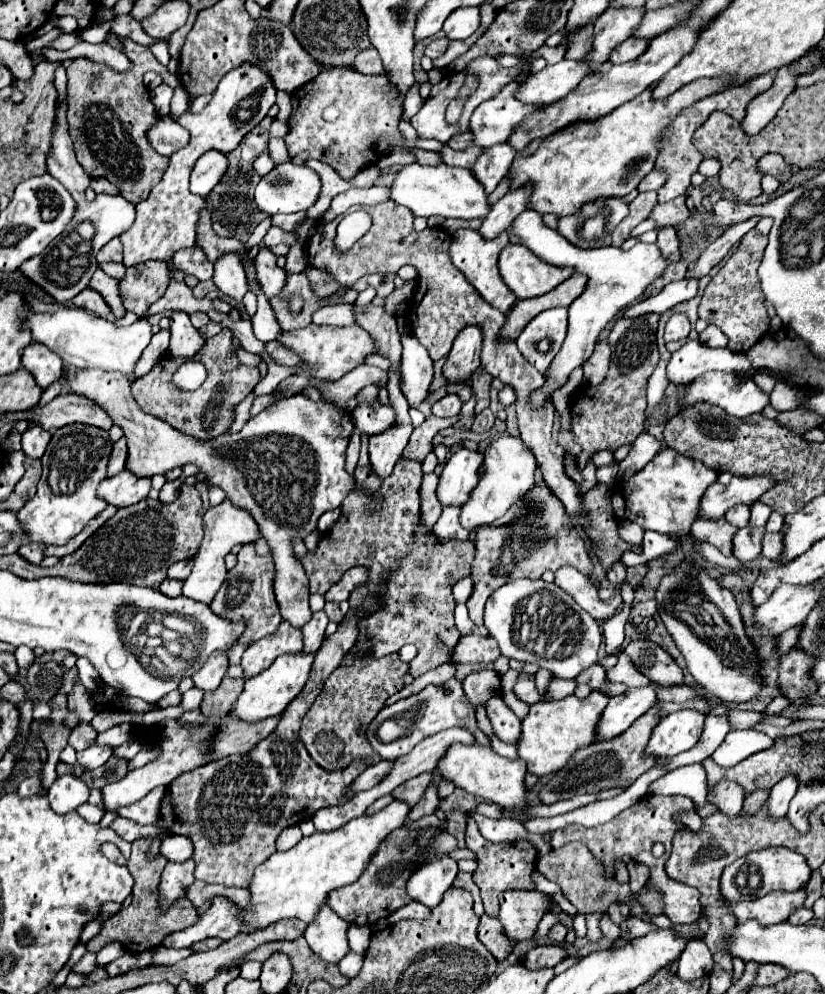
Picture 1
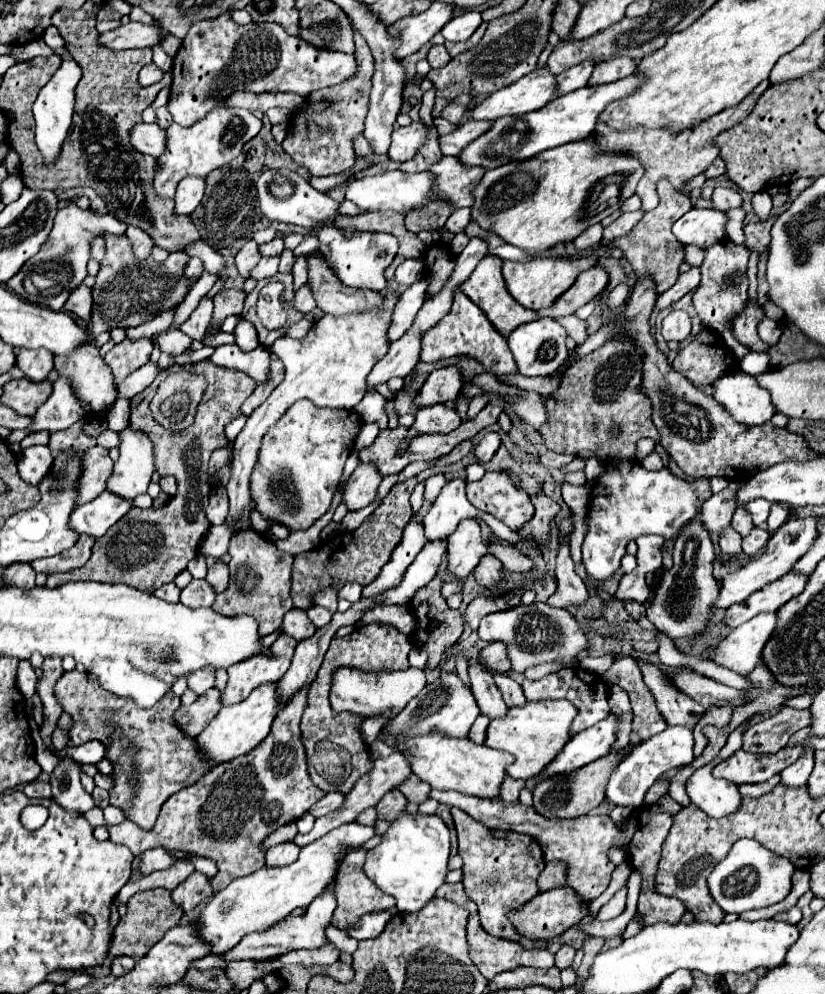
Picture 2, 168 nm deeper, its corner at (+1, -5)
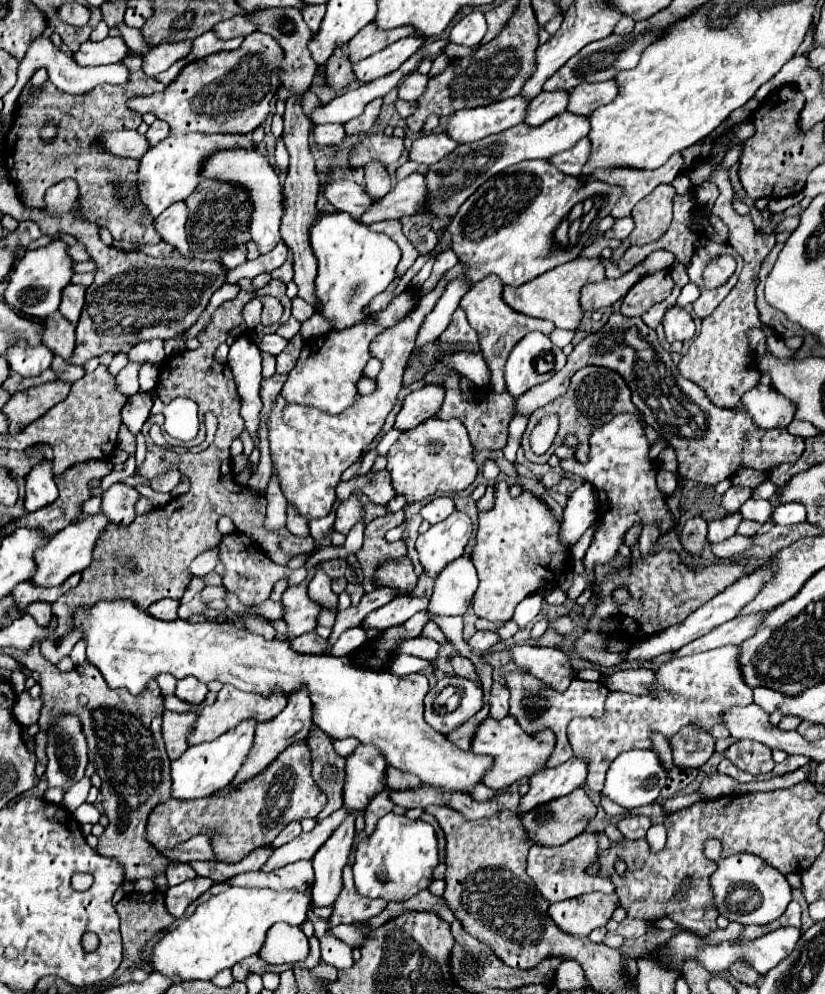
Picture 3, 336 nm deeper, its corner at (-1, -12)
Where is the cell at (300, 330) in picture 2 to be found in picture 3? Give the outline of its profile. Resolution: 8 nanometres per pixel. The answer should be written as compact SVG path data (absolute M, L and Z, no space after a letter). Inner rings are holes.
M266 335L260 343L256 343L256 347L258 347L262 353L268 353L268 355L272 355L272 357L278 357L278 355L284 351L286 345L288 345L288 341L282 339L282 337L278 337L278 335Z

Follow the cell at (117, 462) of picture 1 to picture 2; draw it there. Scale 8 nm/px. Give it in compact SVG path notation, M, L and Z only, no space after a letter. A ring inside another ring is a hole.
M94 446L84 454L82 478L80 478L80 500L78 504L94 500L98 494L104 492L108 478L112 476L112 458L108 450L102 446Z

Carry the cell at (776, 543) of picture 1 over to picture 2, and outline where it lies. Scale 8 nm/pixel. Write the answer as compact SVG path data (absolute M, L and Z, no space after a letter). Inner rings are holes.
M754 528L754 530L744 538L744 544L742 544L744 554L748 554L748 556L758 556L758 554L764 550L768 538L770 538L770 532L768 532L768 530L764 530L764 528Z

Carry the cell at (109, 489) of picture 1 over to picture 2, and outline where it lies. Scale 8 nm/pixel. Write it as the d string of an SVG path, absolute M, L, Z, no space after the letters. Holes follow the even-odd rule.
M104 490L92 502L86 502L86 504L78 506L78 510L72 512L70 526L78 534L86 532L86 534L92 534L94 538L100 538L130 508L132 508L132 502L128 502L126 498L116 498L116 494L108 494Z

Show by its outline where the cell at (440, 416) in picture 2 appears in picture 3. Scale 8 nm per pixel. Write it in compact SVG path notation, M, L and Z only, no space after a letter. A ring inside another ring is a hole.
M438 417L426 419L418 427L404 431L398 441L386 453L386 471L392 477L396 495L404 495L406 503L418 503L436 493L456 493L468 489L476 475L478 463L474 461L474 449L470 445L466 427L458 419L442 421Z

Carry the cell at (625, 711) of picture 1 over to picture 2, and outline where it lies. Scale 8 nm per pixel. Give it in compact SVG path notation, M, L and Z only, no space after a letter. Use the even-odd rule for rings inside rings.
M610 712L608 716L610 718L600 720L596 726L590 726L588 730L582 730L576 736L572 736L572 740L554 758L554 762L546 766L546 770L542 772L542 778L578 770L588 762L608 754L612 744L616 742L616 728L622 722L620 716L616 716L614 712Z

